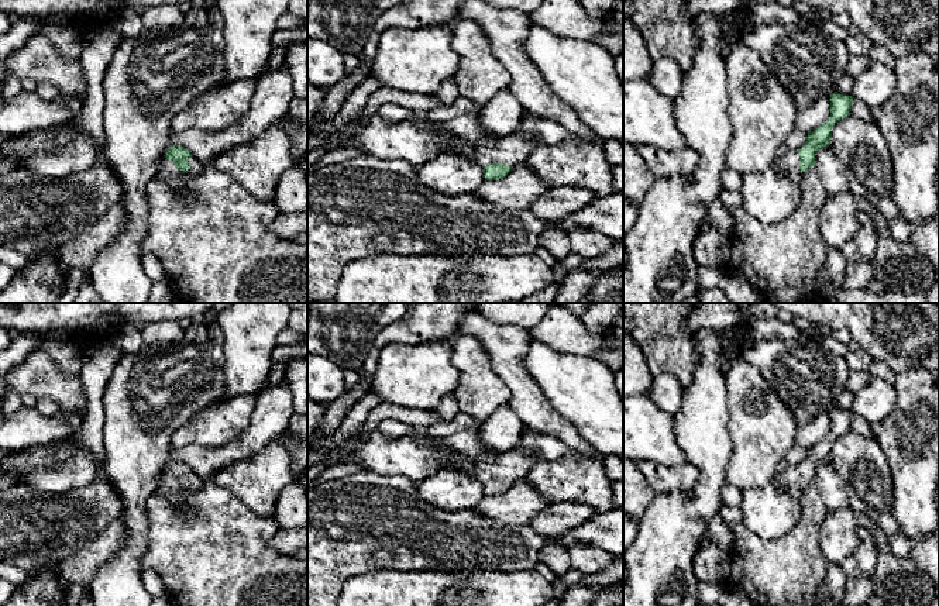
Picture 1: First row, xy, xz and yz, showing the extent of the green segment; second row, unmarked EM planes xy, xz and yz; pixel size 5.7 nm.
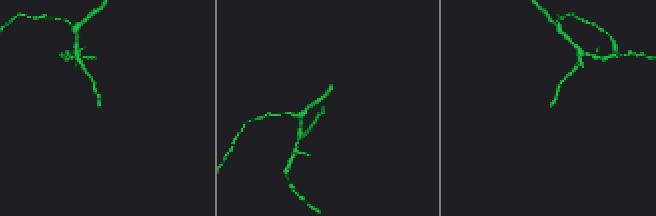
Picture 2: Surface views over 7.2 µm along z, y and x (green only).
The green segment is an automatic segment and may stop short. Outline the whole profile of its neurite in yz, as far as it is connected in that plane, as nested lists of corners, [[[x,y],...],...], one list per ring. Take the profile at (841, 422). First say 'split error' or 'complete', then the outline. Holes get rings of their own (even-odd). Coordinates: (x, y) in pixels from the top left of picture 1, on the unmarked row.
split error | [[[837,407],[830,410],[830,433],[816,445],[808,448],[806,458],[797,466],[788,466],[782,474],[775,474],[764,486],[743,490],[740,510],[743,524],[763,540],[774,540],[790,533],[801,519],[799,499],[805,488],[815,482],[816,468],[830,461],[833,441],[850,431],[853,412],[843,412]]]

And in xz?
split error | [[[522,438],[515,448],[506,451],[495,451],[486,447],[482,441],[481,445],[482,450],[489,455],[489,458],[486,461],[482,461],[467,457],[472,461],[474,469],[464,472],[477,478],[484,485],[485,496],[503,495],[516,481],[526,478],[526,474],[532,465],[532,451],[526,448]]]

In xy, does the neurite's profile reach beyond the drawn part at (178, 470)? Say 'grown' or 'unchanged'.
grown

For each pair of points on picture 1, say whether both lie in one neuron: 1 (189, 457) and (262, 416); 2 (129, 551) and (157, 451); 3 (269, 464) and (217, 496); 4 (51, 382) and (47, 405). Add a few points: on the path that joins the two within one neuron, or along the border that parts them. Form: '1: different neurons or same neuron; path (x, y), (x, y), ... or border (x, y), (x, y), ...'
1: same neuron; path (209, 455), (226, 455), (236, 451), (251, 436)
2: same neuron; path (134, 526), (134, 477)
3: different neurons; border (209, 479), (229, 489), (253, 512)
4: different neurons; border (37, 399), (52, 399), (59, 409)

